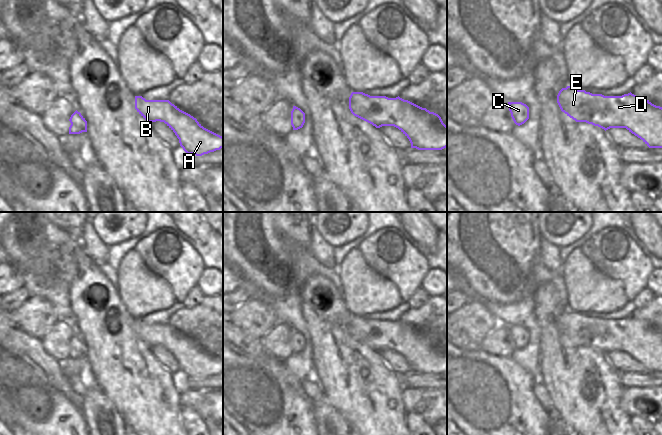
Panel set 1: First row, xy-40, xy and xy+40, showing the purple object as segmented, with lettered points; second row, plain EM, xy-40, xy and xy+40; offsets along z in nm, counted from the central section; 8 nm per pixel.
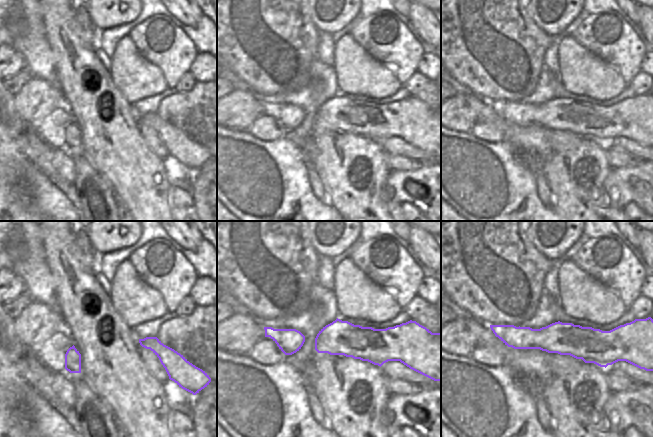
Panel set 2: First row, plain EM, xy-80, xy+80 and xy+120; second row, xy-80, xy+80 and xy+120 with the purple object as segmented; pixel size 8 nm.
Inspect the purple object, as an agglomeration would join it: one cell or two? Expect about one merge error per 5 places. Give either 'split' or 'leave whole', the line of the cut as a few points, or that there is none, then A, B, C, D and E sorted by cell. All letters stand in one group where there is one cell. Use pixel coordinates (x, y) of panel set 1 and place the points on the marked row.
leave whole; no cut; A B C D E

